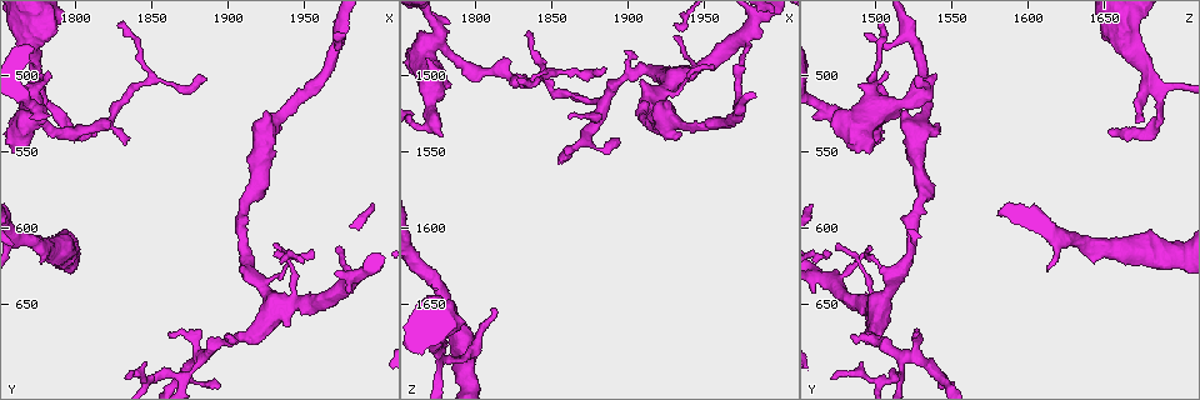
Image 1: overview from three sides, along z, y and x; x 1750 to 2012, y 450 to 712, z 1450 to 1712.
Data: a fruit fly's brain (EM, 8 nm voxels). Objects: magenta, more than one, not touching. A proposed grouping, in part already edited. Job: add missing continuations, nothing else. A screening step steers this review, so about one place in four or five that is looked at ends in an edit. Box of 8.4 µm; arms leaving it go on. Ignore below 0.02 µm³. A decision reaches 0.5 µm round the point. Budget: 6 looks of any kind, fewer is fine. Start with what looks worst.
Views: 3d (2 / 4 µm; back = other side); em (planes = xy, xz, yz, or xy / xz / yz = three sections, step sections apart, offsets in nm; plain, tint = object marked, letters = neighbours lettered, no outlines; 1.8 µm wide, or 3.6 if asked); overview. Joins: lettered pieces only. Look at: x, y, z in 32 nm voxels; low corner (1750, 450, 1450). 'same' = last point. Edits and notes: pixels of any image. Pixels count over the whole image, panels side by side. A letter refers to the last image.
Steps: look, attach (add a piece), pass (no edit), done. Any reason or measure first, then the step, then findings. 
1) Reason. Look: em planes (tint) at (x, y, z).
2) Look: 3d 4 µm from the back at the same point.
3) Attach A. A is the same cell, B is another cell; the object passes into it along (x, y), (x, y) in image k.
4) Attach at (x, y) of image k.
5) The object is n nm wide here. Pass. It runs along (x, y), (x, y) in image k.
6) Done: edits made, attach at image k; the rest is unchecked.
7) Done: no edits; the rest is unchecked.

Branch stops here. Look: em planes (letters) at (1780, 498, 1506).

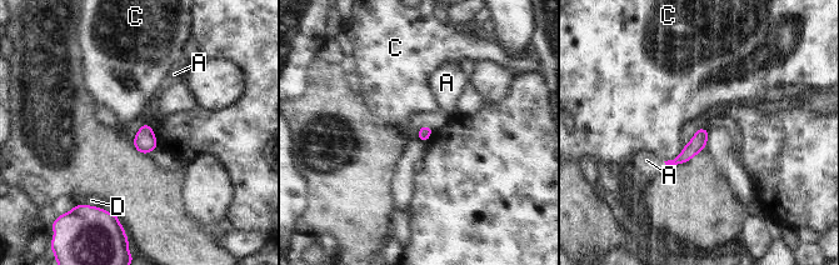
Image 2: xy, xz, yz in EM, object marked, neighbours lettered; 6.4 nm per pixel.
Pass. A, C and D are other cells; no lettered piece goes on from it.

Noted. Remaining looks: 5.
Thin end. Look: 3d 2 µm at (1816, 540, 1656).

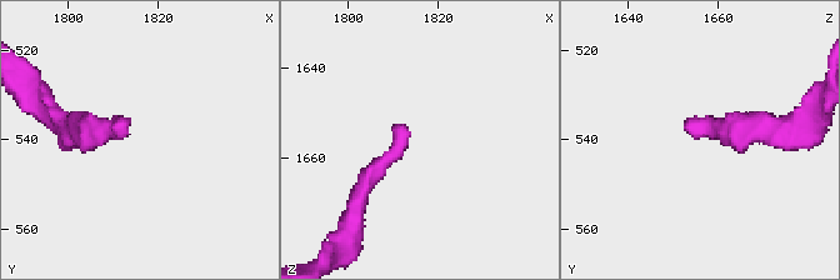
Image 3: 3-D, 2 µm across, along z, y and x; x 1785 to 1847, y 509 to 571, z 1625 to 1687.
Need the tissue. Look: em planes (letters) at (1814, 540, 1654).

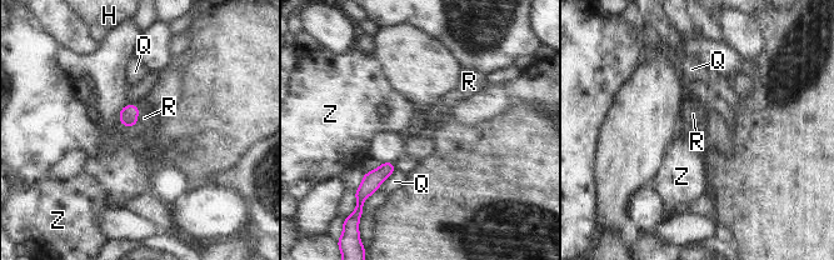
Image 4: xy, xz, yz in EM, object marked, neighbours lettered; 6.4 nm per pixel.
The object is 110 nm wide here. Attach R. R is the same cell, H, Q and Z are other cells; the object passes into it along (128, 116), (136, 115), (144, 118) in image 4; the cell continues.

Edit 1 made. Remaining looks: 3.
Look: overview.

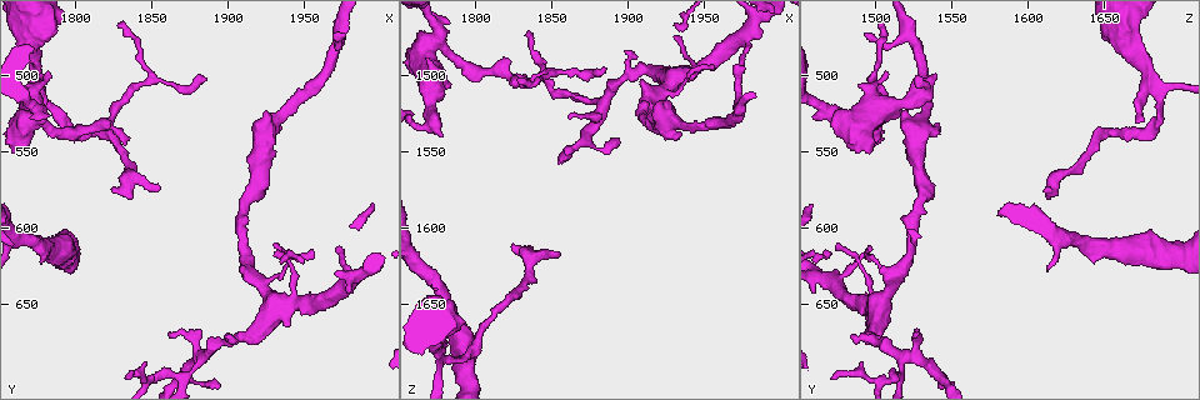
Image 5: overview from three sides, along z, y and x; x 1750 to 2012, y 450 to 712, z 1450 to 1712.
Tapers out. Look: 3d 2 µm at (1954, 614, 1494).

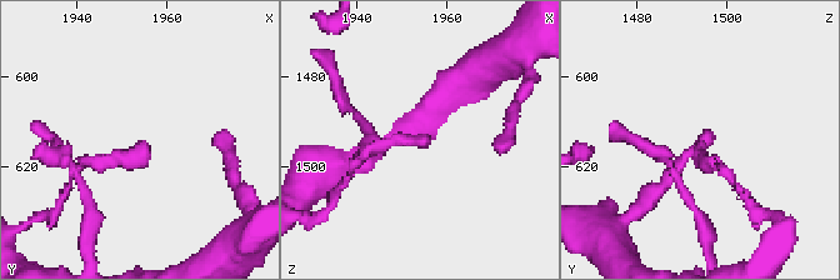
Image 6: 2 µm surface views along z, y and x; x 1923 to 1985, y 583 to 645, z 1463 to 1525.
Need the tissue. Look: em xz step 4 (letters) at (1957, 615, 1495).

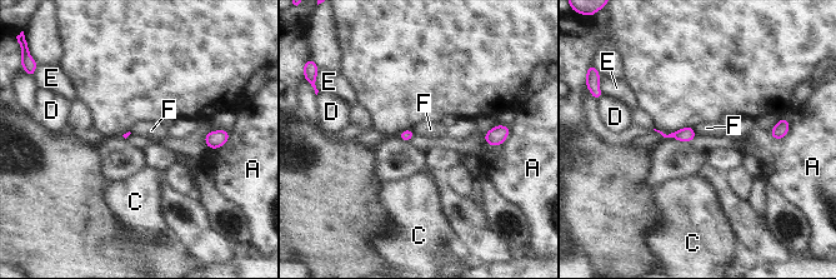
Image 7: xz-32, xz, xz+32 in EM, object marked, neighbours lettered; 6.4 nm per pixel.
Pass. A, C, D, E and F are other cells; a border runs along (692, 128), (696, 135) in image 7; no lettered piece goes on from it.

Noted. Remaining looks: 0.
Done: edits made, attach at image 4; the rest is unchecked.

